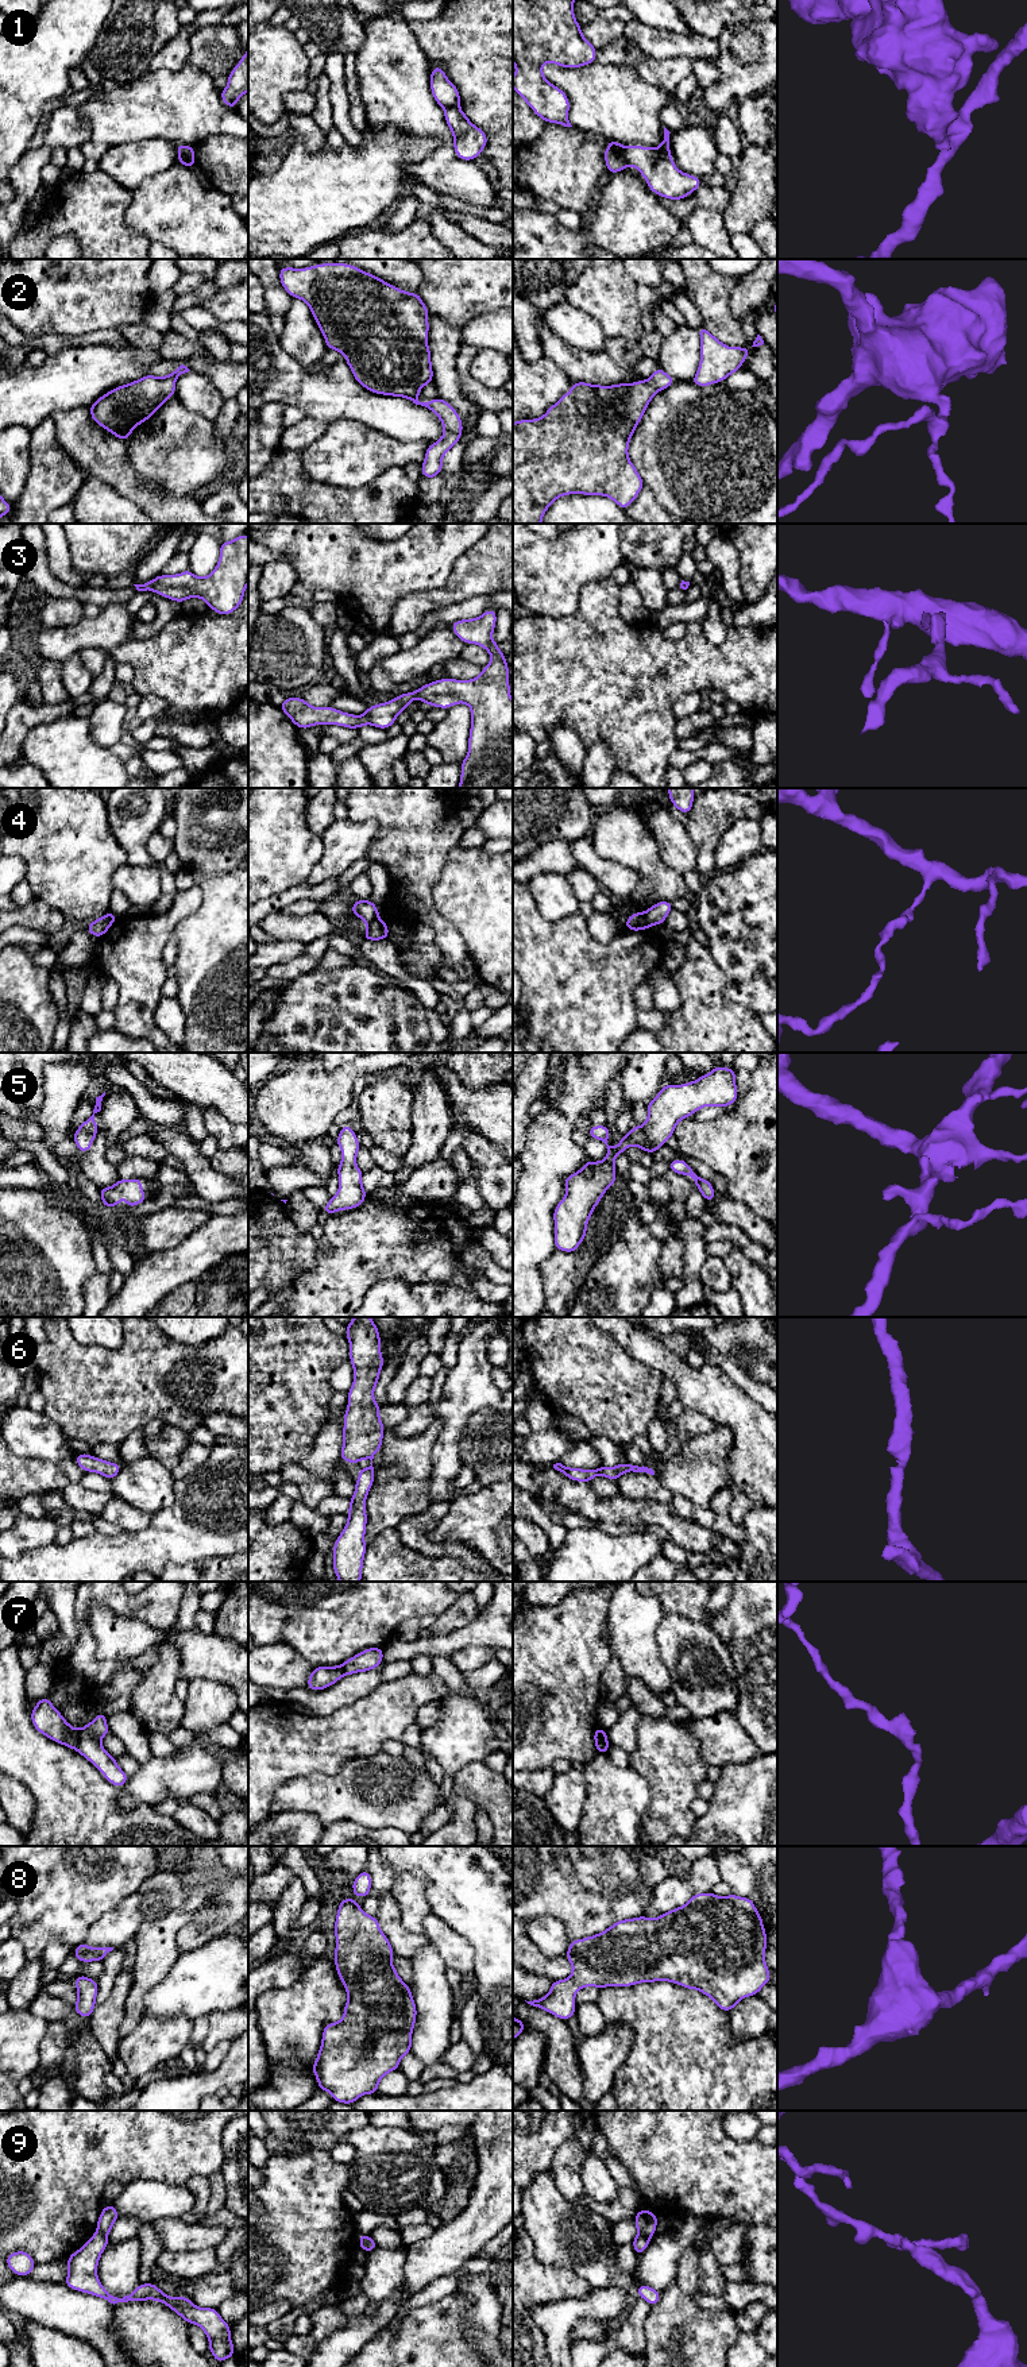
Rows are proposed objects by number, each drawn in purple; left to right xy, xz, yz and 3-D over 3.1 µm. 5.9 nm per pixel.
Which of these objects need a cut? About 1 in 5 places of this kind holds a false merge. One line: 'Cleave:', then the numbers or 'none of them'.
Cleave: 1, 4, 7, 9

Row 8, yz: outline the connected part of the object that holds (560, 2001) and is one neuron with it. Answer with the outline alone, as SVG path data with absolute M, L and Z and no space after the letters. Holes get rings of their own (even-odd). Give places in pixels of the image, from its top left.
M694 1893L684 1905L656 1919L640 1915L618 1920L599 1934L571 1941L565 1953L572 1965L571 1976L551 1981L547 1996L525 2001L567 2022L575 2015L575 1995L580 1988L669 1981L702 1992L719 2009L730 2012L744 1997L758 1995L771 1982L765 1950L765 1927L750 1897Z

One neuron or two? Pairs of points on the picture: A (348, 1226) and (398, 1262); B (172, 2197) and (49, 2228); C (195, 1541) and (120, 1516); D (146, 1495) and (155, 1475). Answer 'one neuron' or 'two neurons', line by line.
A: one neuron
B: two neurons
C: two neurons
D: one neuron

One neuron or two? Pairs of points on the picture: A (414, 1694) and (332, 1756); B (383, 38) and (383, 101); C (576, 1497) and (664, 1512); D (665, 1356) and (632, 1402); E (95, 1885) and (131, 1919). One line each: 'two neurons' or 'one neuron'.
A: one neuron
B: one neuron
C: one neuron
D: two neurons
E: two neurons

